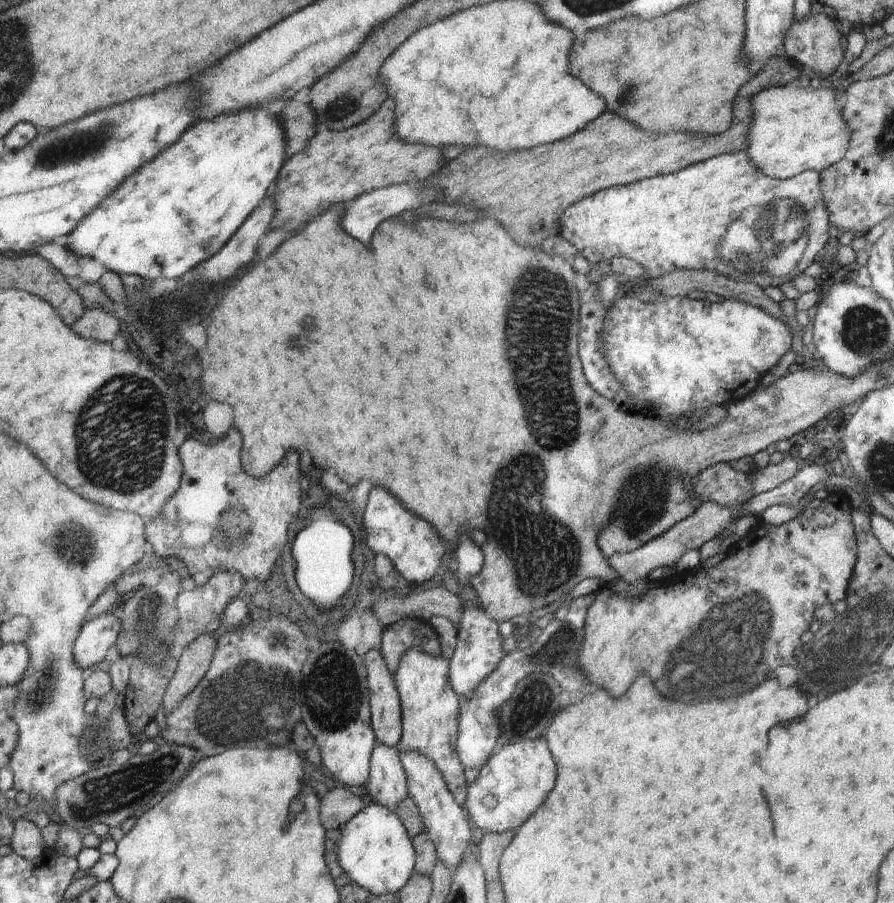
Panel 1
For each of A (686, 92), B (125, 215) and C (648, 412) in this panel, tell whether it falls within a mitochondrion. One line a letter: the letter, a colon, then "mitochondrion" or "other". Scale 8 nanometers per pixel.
A: other
B: other
C: other

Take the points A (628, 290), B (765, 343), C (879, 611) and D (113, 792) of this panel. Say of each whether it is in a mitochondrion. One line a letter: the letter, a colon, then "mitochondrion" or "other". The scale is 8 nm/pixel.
A: other
B: other
C: mitochondrion
D: mitochondrion

